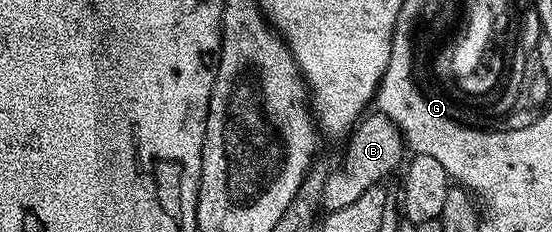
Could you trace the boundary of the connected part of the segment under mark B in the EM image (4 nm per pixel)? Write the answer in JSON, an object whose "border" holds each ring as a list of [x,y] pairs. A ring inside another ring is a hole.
{"border":[[[380,112],[362,117],[361,121],[353,127],[345,144],[345,159],[342,162],[340,160],[339,168],[333,170],[326,187],[323,188],[322,207],[326,211],[347,208],[347,204],[359,200],[359,196],[363,196],[367,188],[384,183],[386,181],[384,178],[397,165],[398,167],[402,165],[407,154],[405,137],[401,134],[401,129],[387,115]],[[401,157],[403,157],[402,162]]]}

